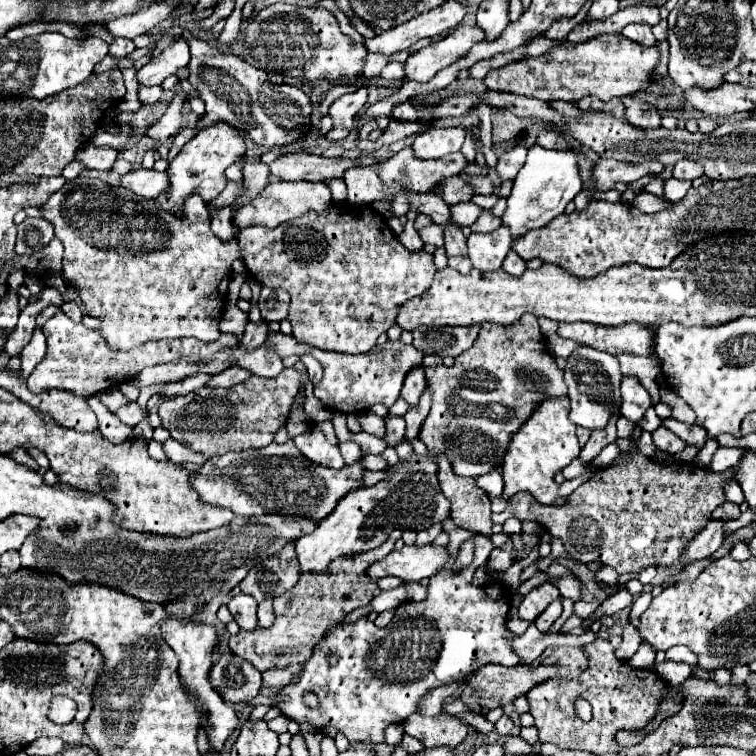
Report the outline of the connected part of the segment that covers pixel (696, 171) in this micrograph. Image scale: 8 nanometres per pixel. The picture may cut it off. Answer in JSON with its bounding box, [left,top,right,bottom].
[673,159,703,181]

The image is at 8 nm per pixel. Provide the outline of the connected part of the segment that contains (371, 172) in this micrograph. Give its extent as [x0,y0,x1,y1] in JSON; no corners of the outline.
[343,147,467,217]

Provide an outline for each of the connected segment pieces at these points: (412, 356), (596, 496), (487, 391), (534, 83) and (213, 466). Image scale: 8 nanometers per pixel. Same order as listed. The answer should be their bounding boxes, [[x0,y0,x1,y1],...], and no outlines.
[[265,331,423,415],[493,447,725,575],[419,315,567,477],[483,35,667,101],[191,441,363,519]]

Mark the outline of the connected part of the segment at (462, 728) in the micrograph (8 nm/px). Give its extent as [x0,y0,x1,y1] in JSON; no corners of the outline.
[403,711,467,747]

